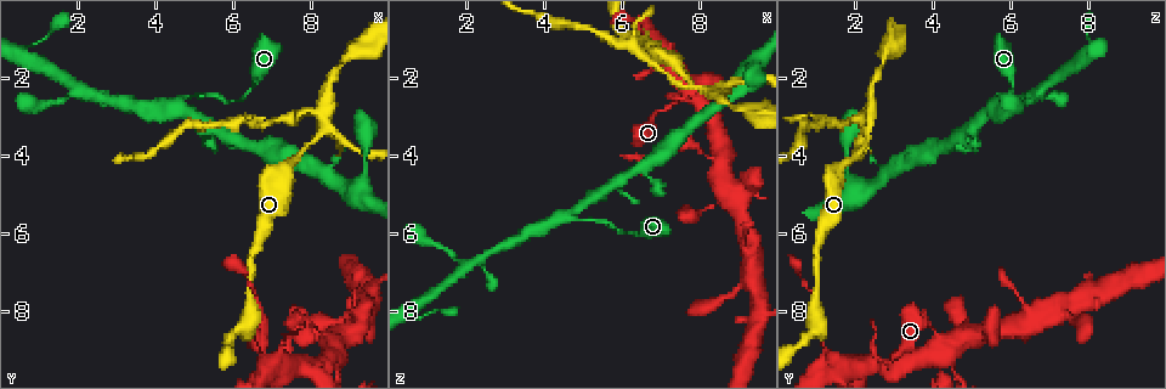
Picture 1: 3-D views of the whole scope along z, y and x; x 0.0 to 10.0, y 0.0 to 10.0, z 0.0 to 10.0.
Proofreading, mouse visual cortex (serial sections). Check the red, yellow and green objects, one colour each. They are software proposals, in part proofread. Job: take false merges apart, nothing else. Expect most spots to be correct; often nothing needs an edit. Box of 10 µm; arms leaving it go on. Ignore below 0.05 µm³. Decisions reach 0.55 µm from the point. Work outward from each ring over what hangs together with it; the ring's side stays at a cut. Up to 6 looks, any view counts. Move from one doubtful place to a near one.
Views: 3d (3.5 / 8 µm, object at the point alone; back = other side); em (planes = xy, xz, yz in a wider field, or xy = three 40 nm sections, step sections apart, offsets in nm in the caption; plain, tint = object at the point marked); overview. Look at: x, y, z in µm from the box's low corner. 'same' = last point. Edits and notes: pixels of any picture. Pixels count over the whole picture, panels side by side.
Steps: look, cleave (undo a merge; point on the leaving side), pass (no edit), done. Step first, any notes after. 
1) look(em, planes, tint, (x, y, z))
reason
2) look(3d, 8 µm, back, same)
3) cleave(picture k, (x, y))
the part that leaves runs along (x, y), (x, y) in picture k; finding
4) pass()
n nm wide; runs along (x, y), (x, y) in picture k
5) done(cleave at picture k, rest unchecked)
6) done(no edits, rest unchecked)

look(3d, 3.5 µm, (4.60, 2.55, 5.60))
three-way junction

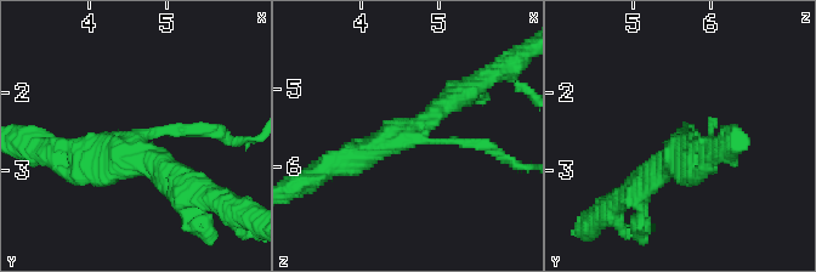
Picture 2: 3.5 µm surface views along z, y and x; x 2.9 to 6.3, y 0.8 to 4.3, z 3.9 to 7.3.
look(em, xy, step 1, tint, (4.65, 2.60, 5.60))

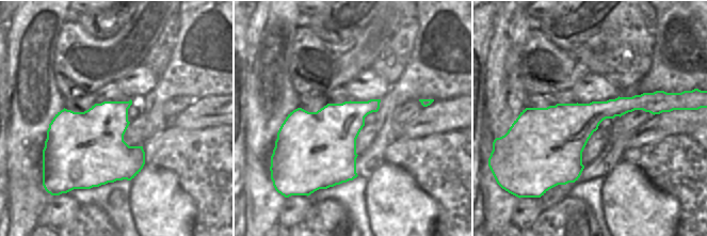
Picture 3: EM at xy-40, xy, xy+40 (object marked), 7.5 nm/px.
pass()
runs along (690, 130), (638, 193) in picture 2; all the same cell

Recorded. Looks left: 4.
look(3d, 3.5 µm, (8.35, 2.95, 2.35))
four-way junction

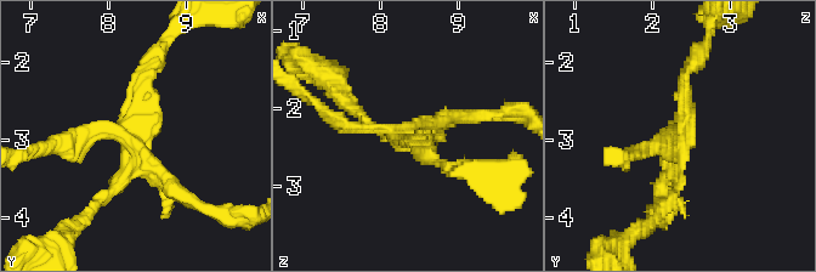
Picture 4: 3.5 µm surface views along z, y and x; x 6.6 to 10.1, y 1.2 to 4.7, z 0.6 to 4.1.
look(em, xy, step 5, tint, (8.25, 3.05, 2.30))

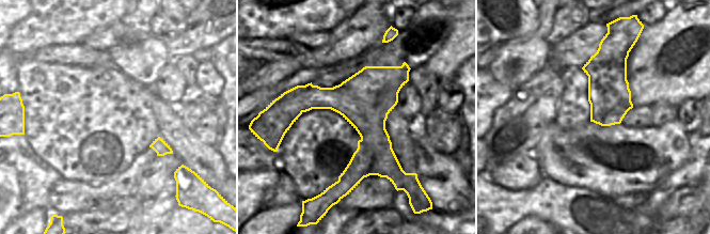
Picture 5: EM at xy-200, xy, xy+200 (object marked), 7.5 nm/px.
cleave(picture 4, (75, 143))
arms of 150, 150, 200, 200 nm; a second cell is stuck on

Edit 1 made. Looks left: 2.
done(cleave at picture 4, rest unchecked)

